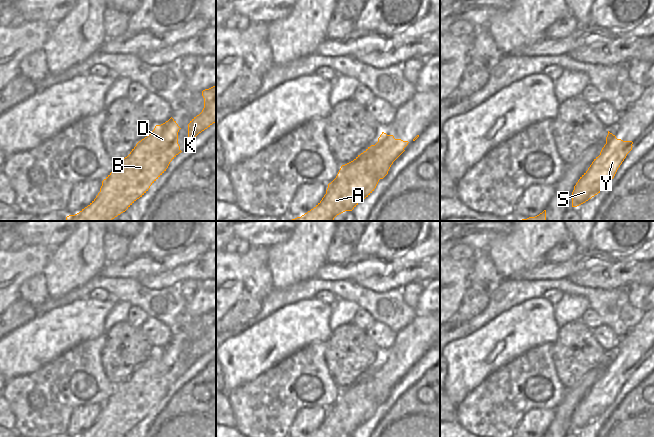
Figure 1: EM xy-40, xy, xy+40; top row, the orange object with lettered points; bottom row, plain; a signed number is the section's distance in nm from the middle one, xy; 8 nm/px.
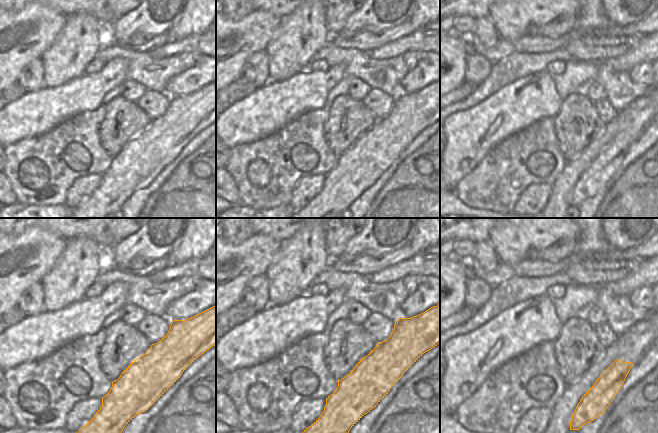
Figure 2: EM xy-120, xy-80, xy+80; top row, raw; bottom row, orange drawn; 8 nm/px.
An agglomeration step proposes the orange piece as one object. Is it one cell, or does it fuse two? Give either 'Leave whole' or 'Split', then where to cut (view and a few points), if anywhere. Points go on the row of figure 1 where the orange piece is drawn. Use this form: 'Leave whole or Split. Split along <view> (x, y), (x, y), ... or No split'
Split. Split along xy+40 (627, 153), (613, 153), (609, 150), (600, 155)

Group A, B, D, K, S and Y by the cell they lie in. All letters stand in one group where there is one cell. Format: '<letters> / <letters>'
A B D K / S Y

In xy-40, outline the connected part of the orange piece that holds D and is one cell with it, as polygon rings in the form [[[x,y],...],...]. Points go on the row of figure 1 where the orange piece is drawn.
[[[172,117],[156,125],[127,157],[116,161],[96,198],[79,213],[67,216],[66,221],[112,221],[125,212],[182,152],[178,144],[180,129]]]

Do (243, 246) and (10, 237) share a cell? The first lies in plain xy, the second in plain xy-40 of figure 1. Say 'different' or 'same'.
same

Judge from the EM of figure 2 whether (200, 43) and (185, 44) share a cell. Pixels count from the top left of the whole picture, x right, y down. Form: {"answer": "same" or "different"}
{"answer": "same"}

